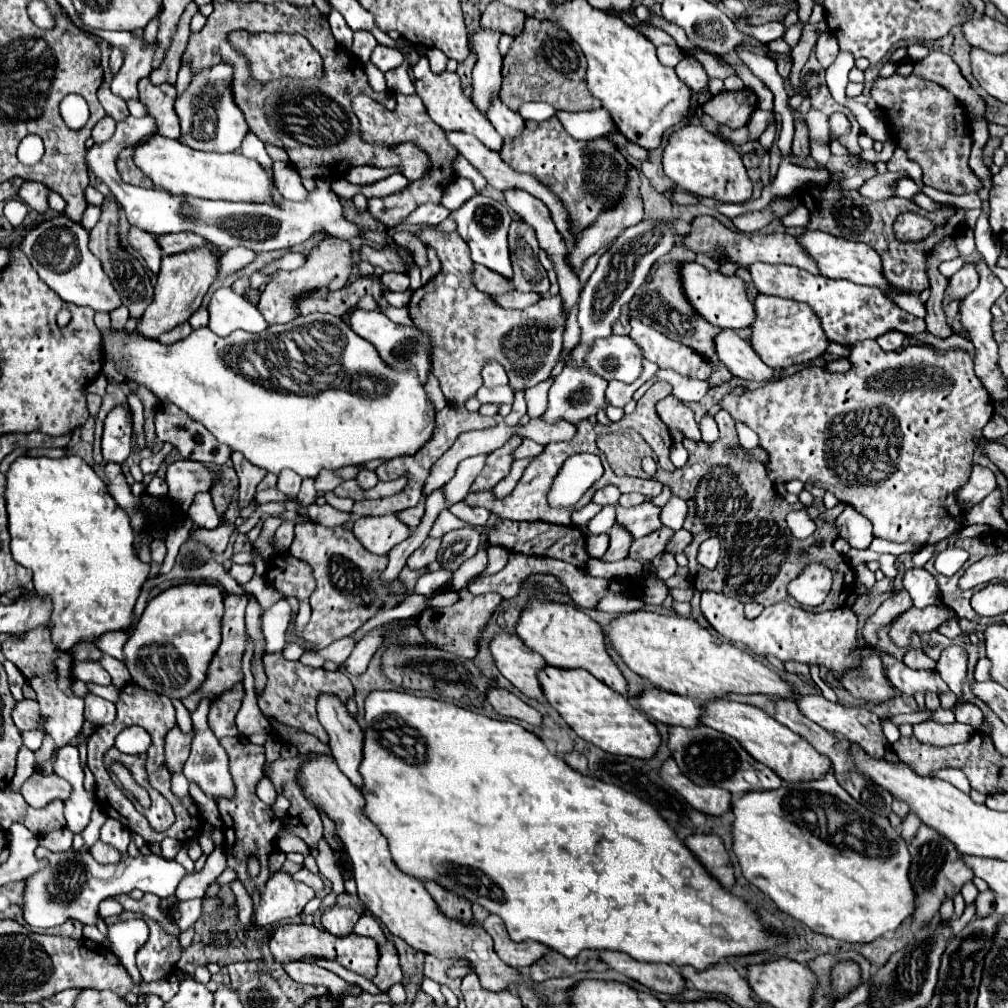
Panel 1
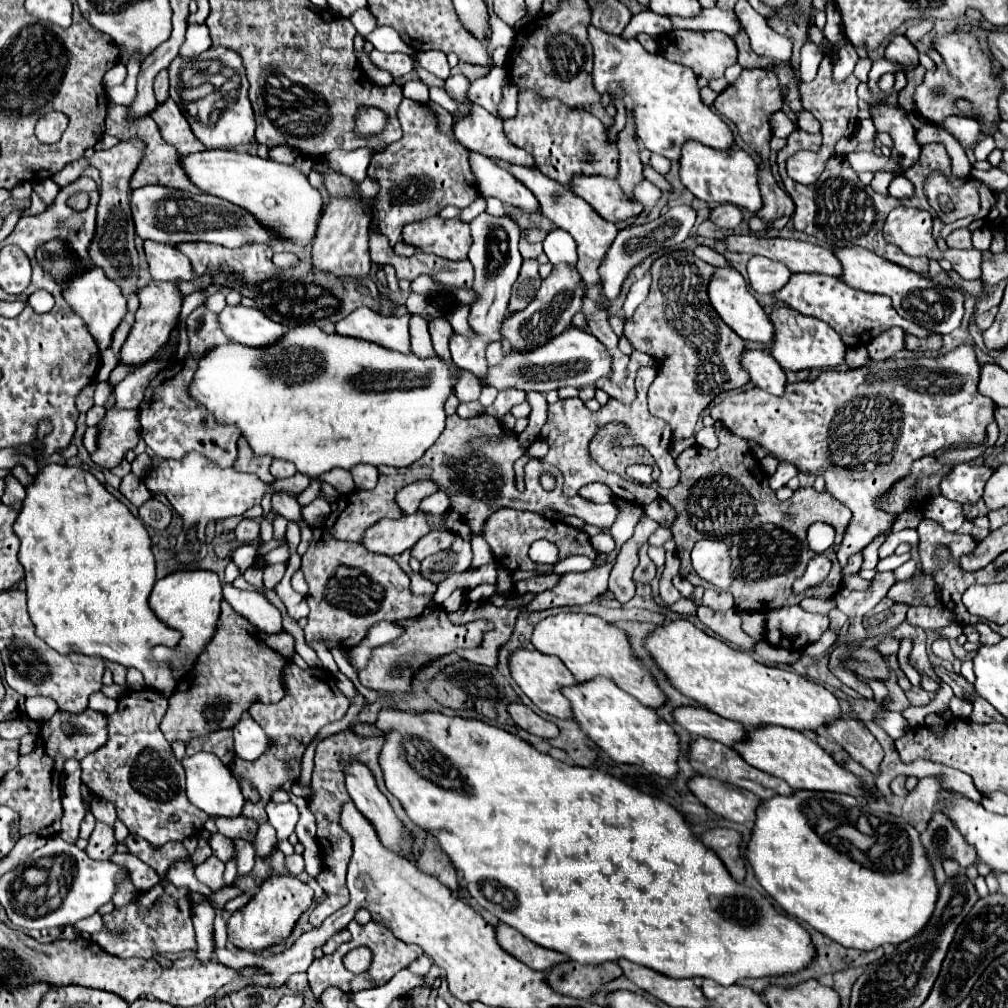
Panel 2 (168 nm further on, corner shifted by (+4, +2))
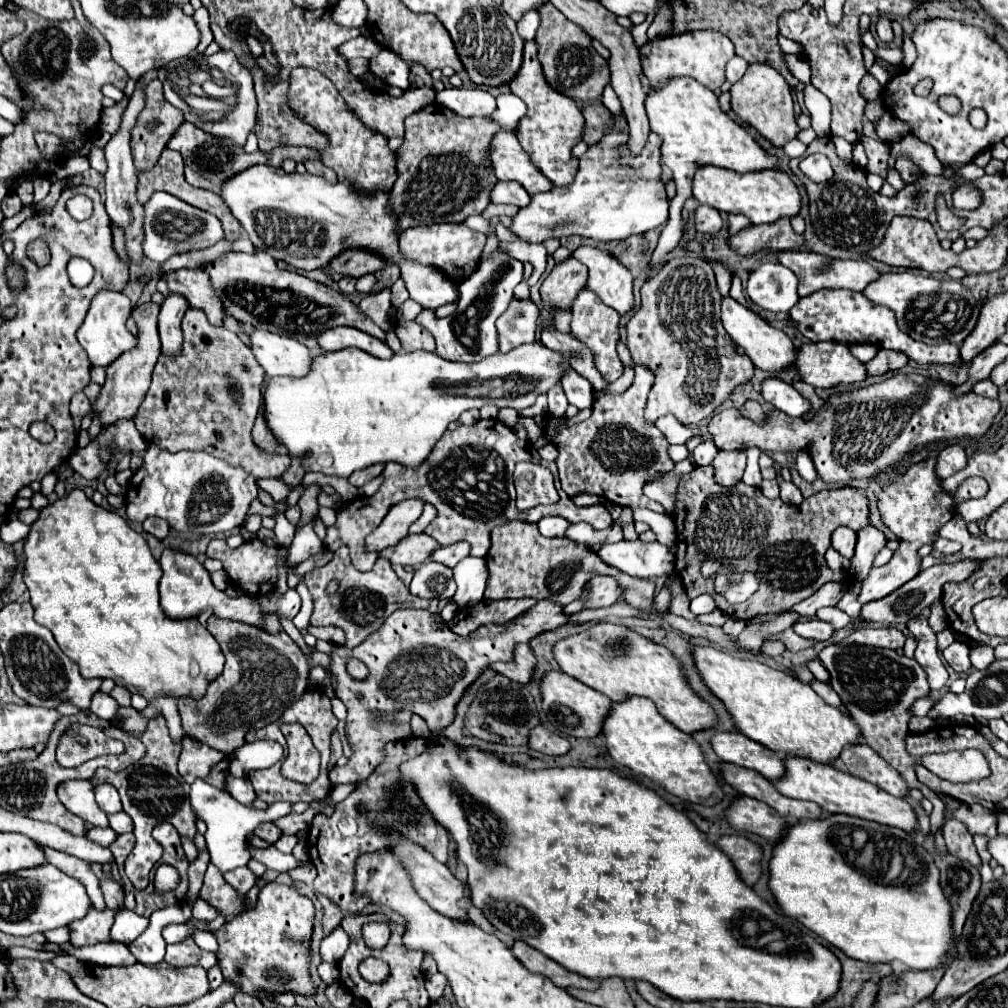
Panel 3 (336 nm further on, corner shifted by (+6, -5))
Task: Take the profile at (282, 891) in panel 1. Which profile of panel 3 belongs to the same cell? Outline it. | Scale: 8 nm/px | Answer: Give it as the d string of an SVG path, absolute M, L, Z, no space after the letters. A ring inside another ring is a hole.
M269 882L261 888L257 904L241 916L235 916L231 922L225 922L217 932L215 938L219 942L219 950L215 952L219 968L227 982L235 982L245 994L255 996L255 990L263 990L265 994L301 994L301 996L315 996L315 984L309 974L311 962L311 934L313 934L313 920L315 908L307 896L301 896L295 888Z

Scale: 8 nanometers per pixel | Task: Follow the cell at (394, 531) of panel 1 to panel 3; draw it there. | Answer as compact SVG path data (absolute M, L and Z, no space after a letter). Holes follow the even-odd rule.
M413 534L403 538L397 546L387 548L381 552L383 558L387 558L391 564L401 564L401 566L421 566L423 562L429 560L431 552L439 548L439 542L427 534Z

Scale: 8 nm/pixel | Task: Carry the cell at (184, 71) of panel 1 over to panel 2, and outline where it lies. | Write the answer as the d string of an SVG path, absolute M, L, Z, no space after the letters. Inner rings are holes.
M193 23L193 25L187 27L187 39L185 39L185 43L181 45L179 57L191 59L191 57L201 55L201 53L203 53L205 49L209 49L209 47L211 47L211 37L209 37L207 25Z

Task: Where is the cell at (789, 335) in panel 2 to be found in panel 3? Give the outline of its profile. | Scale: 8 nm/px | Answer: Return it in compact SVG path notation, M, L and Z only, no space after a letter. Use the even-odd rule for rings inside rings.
M815 342L799 348L795 362L803 382L813 388L833 388L837 384L853 384L867 378L865 364L859 362L847 344Z

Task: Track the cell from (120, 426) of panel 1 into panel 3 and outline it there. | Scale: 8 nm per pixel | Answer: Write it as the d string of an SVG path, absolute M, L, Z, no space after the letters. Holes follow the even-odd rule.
M169 294L161 304L159 312L159 334L161 334L161 352L177 354L181 350L181 320L187 312L189 302L181 294Z

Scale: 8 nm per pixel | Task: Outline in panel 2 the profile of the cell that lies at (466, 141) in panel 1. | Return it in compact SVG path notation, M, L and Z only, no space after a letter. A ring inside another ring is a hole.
M493 159L493 163L497 163L501 169L509 171L515 179L519 179L541 203L541 211L547 219L551 219L557 227L561 227L563 231L567 231L575 243L577 243L577 271L581 271L581 277L585 279L585 283L595 283L599 281L597 275L597 267L601 263L601 257L605 255L605 251L609 249L609 245L613 243L615 235L617 235L617 227L615 223L609 223L605 219L601 219L601 215L597 215L597 211L593 211L593 207L589 207L581 197L575 197L573 193L569 193L569 187L563 187L559 183L555 183L553 179L545 177L539 169L535 167L521 167L521 165L511 165L499 159Z

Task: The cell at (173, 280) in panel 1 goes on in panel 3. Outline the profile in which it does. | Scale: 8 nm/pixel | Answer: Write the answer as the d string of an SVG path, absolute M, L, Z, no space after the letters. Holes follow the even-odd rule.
M153 302L137 306L131 314L139 326L139 336L137 336L139 344L137 344L137 348L119 356L107 368L107 380L97 396L97 402L93 404L93 412L97 412L103 428L115 424L117 420L125 420L125 418L131 420L137 414L137 410L149 390L151 372L153 372L153 366L161 354L161 342L159 342L159 332L157 332L157 314L159 314L159 306Z

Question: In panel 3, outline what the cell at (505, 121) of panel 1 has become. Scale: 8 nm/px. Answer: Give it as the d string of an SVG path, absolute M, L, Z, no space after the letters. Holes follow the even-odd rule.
M445 88L437 94L439 104L451 108L459 116L491 116L497 110L495 98L481 88Z

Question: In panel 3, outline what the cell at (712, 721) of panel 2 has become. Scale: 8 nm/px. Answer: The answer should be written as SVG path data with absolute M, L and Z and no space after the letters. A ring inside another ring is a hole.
M717 732L713 736L713 750L723 762L755 770L767 780L779 780L785 774L785 756L753 742L743 734Z

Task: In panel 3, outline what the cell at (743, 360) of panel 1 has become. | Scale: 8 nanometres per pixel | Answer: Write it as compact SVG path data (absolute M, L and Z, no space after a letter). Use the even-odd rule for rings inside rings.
M769 378L763 382L761 394L767 402L771 402L777 410L785 412L787 416L805 416L811 410L811 402L805 400L791 384L779 380L779 378Z

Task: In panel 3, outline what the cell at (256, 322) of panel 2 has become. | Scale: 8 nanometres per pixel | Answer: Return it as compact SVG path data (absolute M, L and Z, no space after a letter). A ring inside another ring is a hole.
M253 330L251 342L251 350L267 376L303 378L303 374L309 374L311 358L315 358L315 354L301 342L267 330Z

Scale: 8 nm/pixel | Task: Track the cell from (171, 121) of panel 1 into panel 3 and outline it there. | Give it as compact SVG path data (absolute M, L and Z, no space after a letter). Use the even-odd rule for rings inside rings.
M185 122L175 138L169 140L167 144L171 150L177 150L181 152L183 156L183 162L185 162L185 180L195 186L195 188L203 188L203 190L211 190L215 194L219 194L219 182L227 182L227 178L233 178L235 174L239 174L239 170L247 170L249 166L255 166L255 164L269 164L269 166L281 166L283 158L293 158L295 162L305 162L307 158L319 158L319 152L317 150L311 150L311 148L301 148L301 146L277 146L275 150L271 152L253 152L253 154L247 154L245 148L241 146L235 146L235 142L231 142L229 138L215 138L203 130L199 130L195 124L189 124Z

